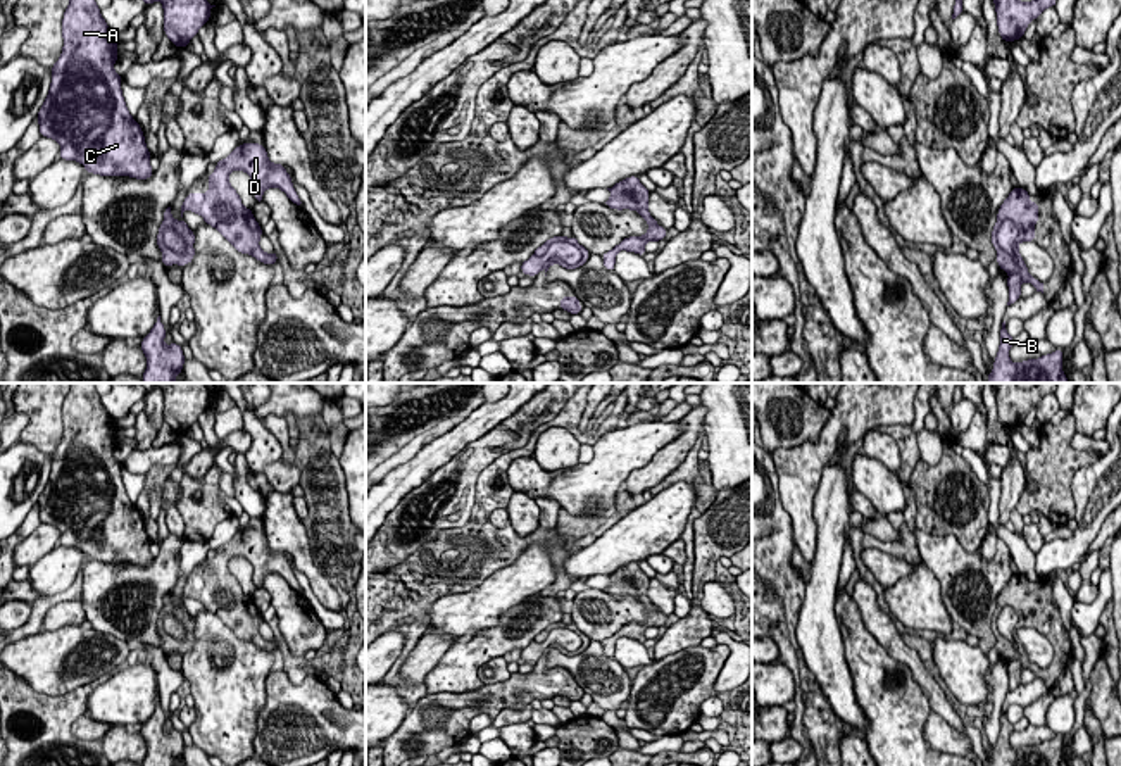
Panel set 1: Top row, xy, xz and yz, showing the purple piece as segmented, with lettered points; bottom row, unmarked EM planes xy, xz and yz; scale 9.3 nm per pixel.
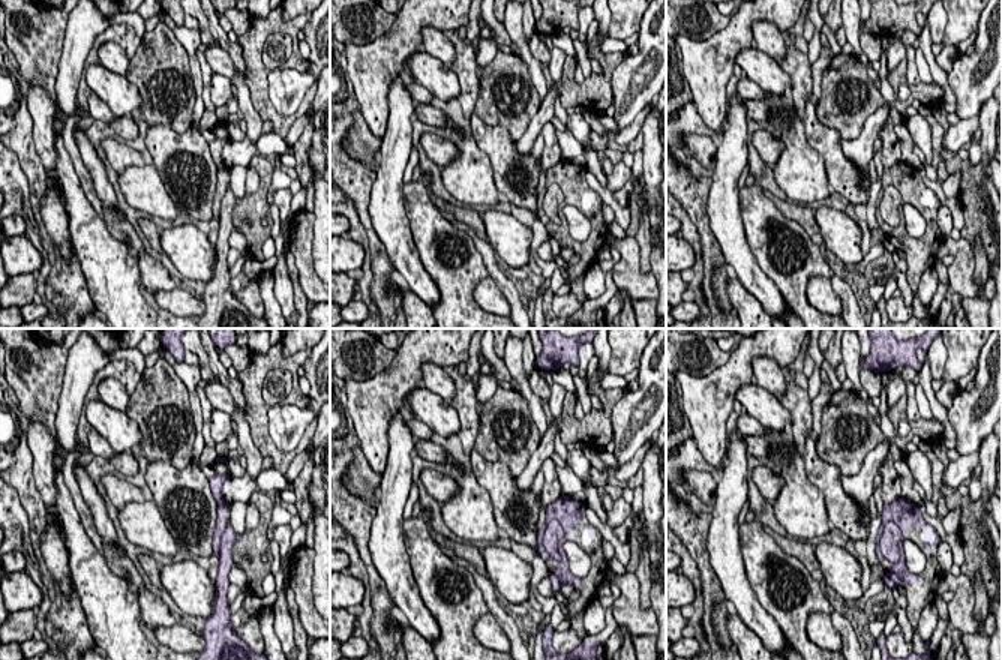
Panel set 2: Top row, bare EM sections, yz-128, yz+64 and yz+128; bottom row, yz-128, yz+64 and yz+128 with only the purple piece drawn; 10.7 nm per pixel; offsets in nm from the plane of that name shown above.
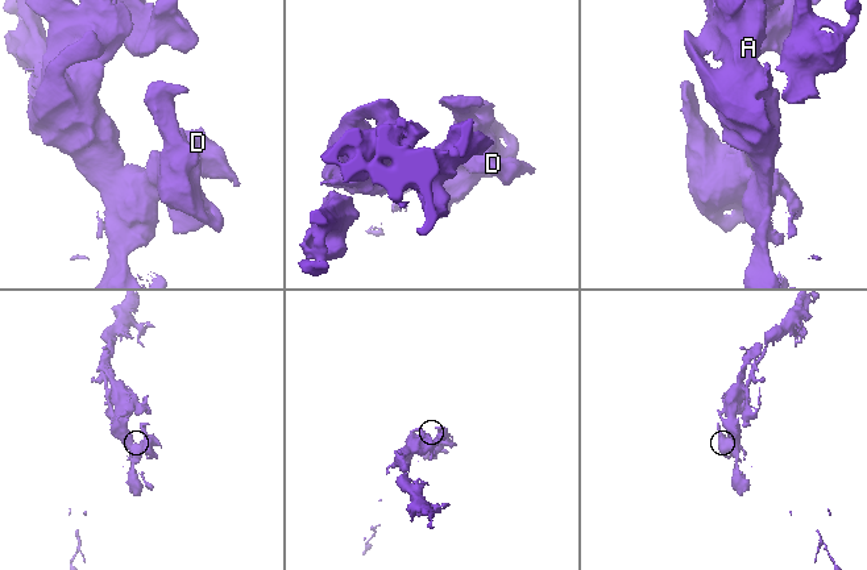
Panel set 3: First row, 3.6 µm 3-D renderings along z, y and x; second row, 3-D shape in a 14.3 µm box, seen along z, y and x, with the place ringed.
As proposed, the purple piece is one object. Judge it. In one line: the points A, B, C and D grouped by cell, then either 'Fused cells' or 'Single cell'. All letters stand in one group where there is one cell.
Groups: A B C / D. Fused cells

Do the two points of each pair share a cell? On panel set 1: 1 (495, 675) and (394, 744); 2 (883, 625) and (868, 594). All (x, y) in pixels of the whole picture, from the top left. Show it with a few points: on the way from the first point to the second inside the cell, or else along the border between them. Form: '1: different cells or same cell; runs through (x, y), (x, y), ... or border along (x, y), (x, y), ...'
1: different cells; border along (511, 675), (501, 682), (483, 685)
2: same cell; runs through (876, 618), (870, 611), (868, 601)

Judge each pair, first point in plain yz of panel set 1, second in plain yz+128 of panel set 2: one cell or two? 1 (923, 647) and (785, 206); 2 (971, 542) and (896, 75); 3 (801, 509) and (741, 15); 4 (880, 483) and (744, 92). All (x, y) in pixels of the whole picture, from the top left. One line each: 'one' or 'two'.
1: one
2: one
3: one
4: two

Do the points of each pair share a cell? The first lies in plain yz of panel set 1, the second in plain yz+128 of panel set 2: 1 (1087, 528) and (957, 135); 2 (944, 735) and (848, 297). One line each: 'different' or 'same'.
1: different
2: different

